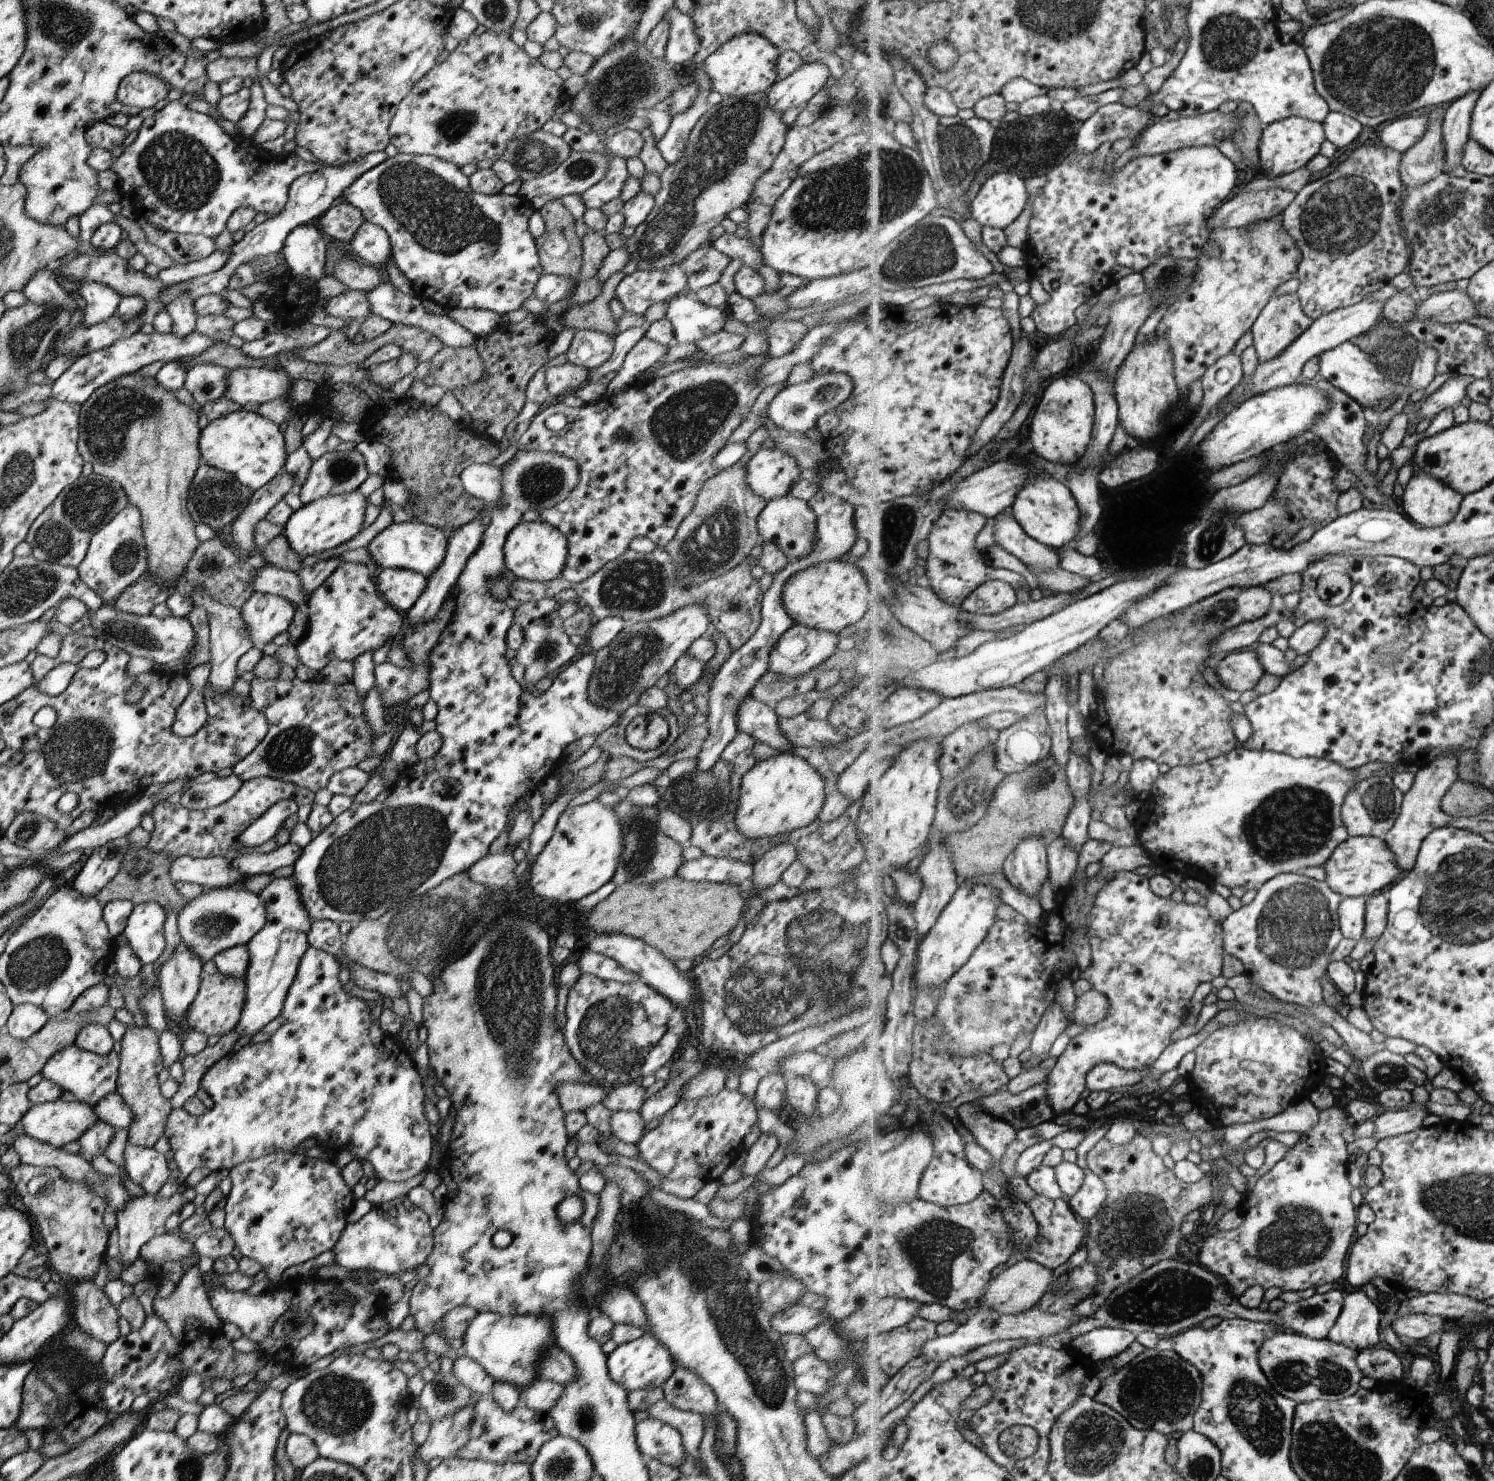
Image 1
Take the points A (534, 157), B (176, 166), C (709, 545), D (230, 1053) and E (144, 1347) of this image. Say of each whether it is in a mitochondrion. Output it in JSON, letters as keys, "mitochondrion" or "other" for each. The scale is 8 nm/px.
{"A":"mitochondrion","B":"mitochondrion","C":"mitochondrion","D":"other","E":"other"}

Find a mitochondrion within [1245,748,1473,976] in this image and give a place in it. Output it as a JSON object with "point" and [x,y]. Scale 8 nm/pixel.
{"point":[1292,932]}

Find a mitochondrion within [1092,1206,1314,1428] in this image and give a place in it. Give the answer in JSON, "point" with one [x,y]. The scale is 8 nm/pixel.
{"point":[1174,1296]}

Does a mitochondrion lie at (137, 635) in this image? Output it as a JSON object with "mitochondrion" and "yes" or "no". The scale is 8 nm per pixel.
{"mitochondrion":"yes"}

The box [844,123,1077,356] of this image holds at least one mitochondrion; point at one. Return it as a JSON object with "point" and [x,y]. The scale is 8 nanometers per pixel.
{"point":[929,253]}

